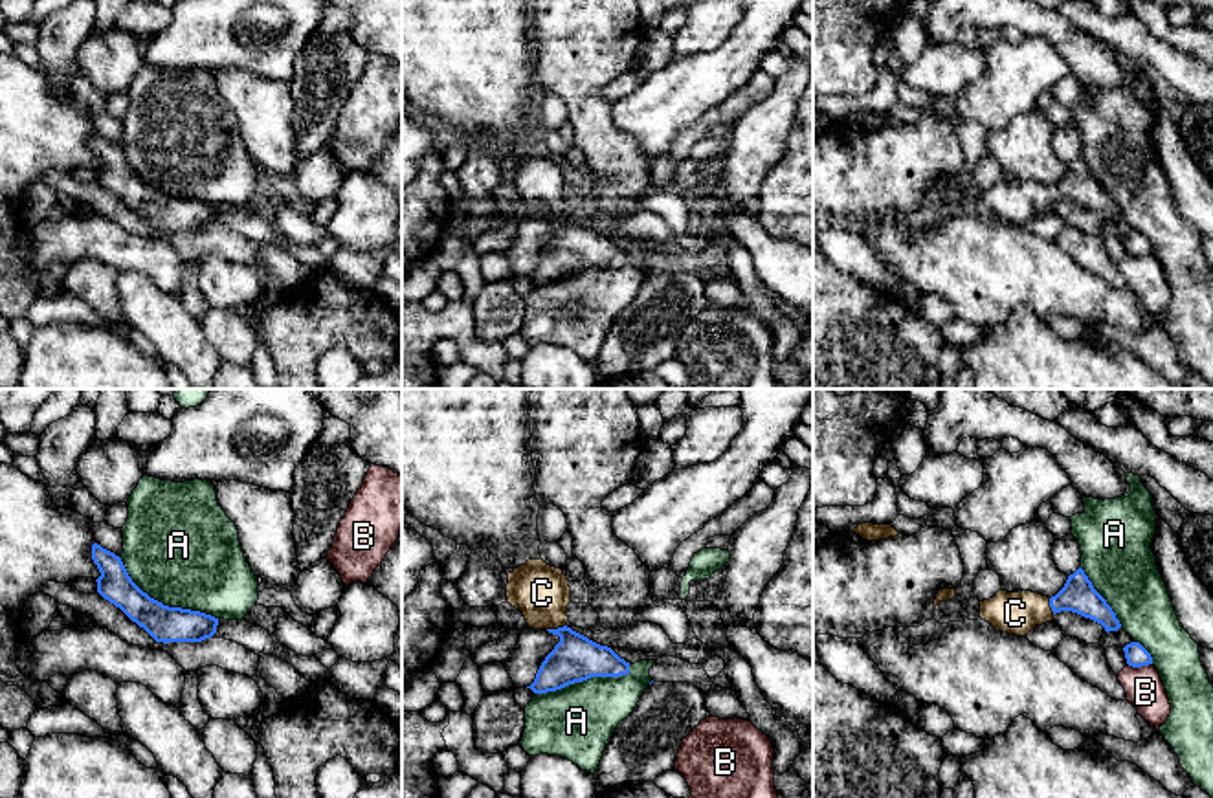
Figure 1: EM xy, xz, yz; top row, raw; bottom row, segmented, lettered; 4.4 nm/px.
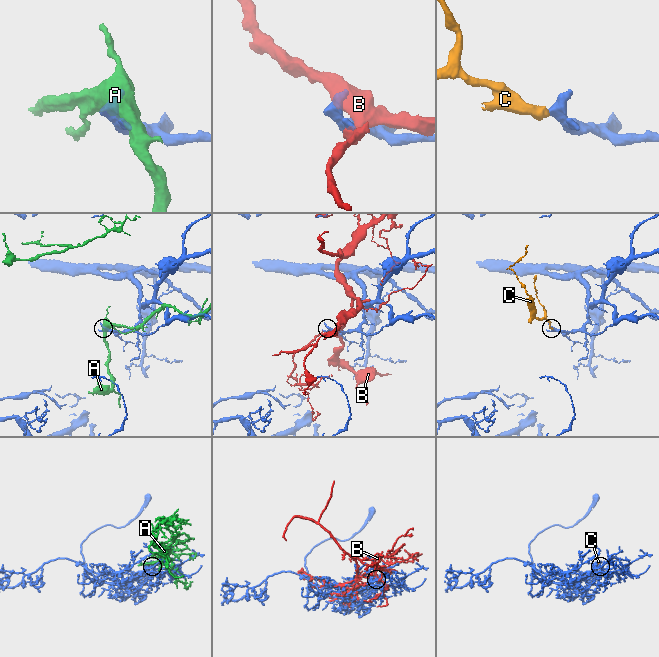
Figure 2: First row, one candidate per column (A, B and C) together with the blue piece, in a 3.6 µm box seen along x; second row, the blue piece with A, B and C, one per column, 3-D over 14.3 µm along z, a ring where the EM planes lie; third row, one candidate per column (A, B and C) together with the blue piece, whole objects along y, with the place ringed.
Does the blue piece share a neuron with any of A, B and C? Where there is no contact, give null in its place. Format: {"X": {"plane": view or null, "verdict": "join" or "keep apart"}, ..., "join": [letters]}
{"A": {"plane": "xy", "verdict": "keep apart"}, "B": {"plane": "yz", "verdict": "keep apart"}, "C": {"plane": "xz", "verdict": "join"}, "join": ["C"]}

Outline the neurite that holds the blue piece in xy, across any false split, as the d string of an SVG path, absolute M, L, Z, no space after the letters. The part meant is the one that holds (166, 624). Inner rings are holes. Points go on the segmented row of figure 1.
M94 543L92 560L101 572L95 580L97 593L119 607L156 642L202 642L217 633L218 618L200 611L163 605L143 593L114 552Z

